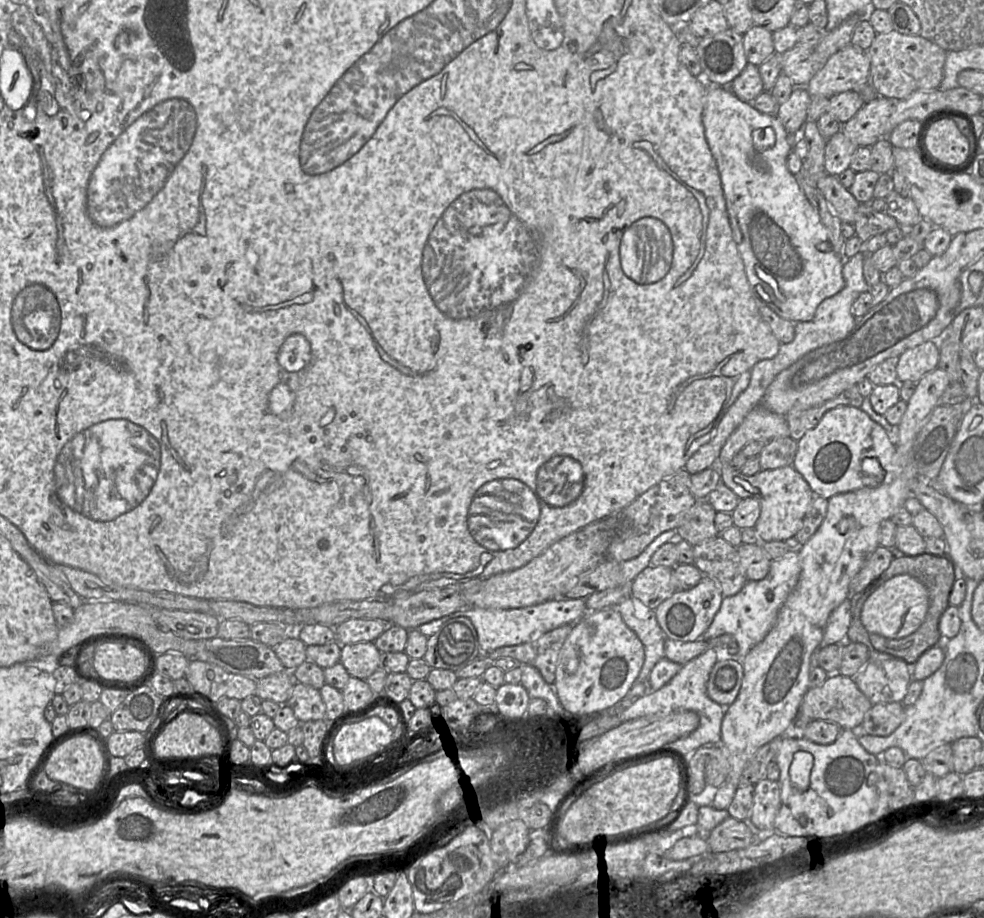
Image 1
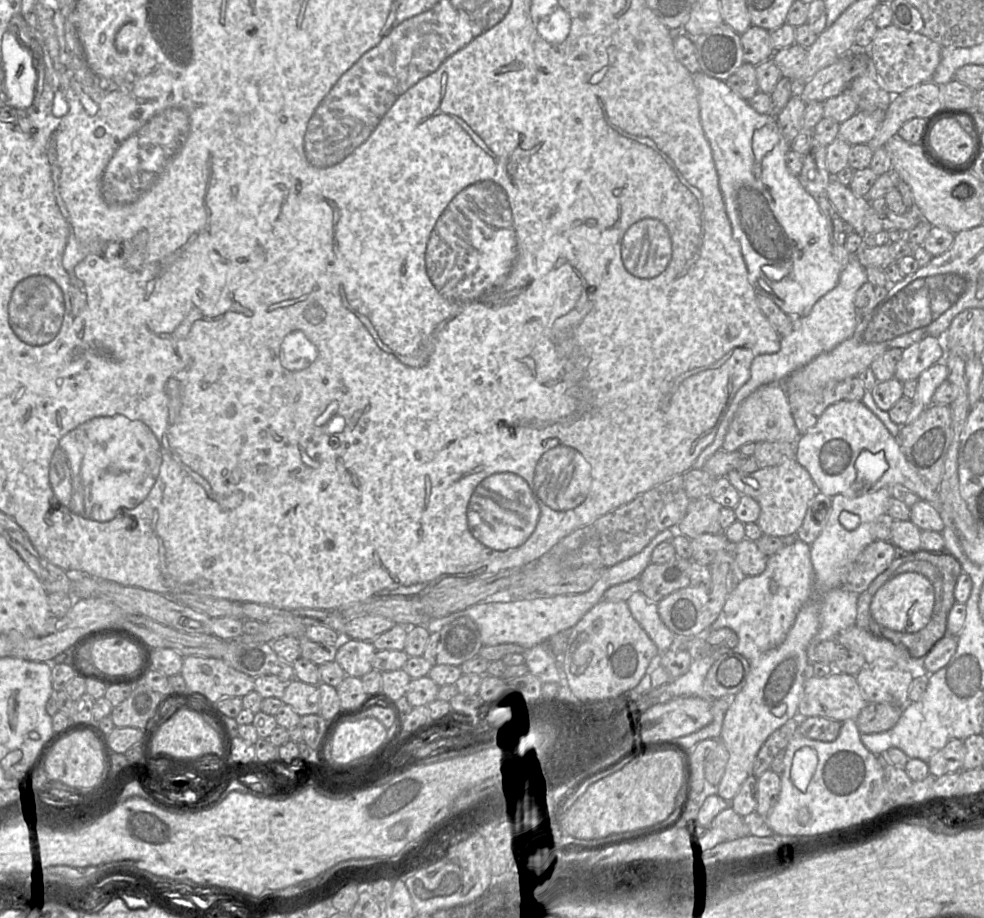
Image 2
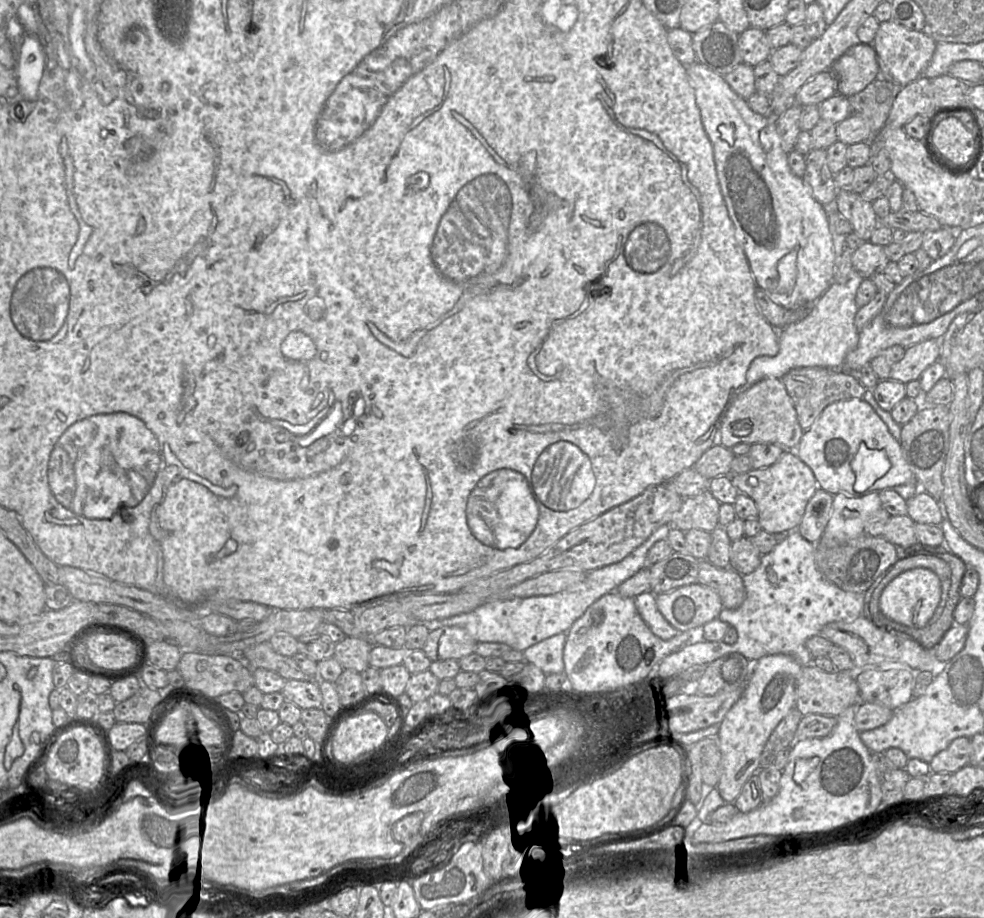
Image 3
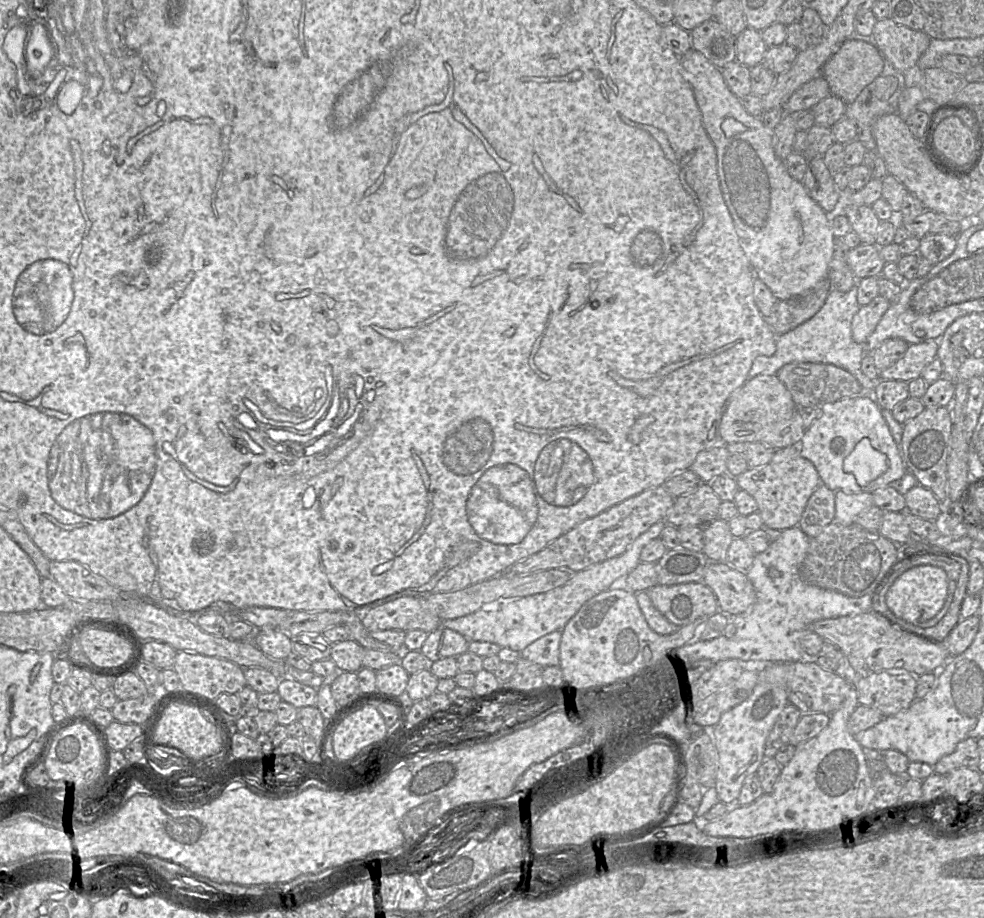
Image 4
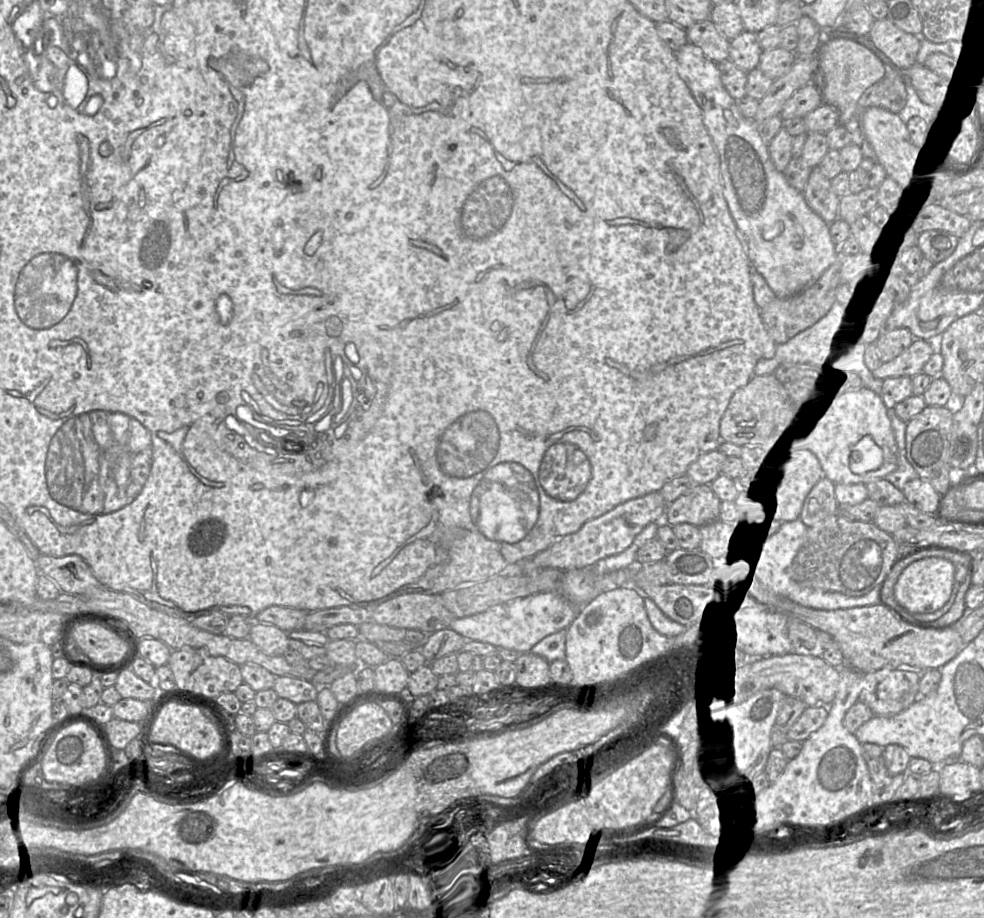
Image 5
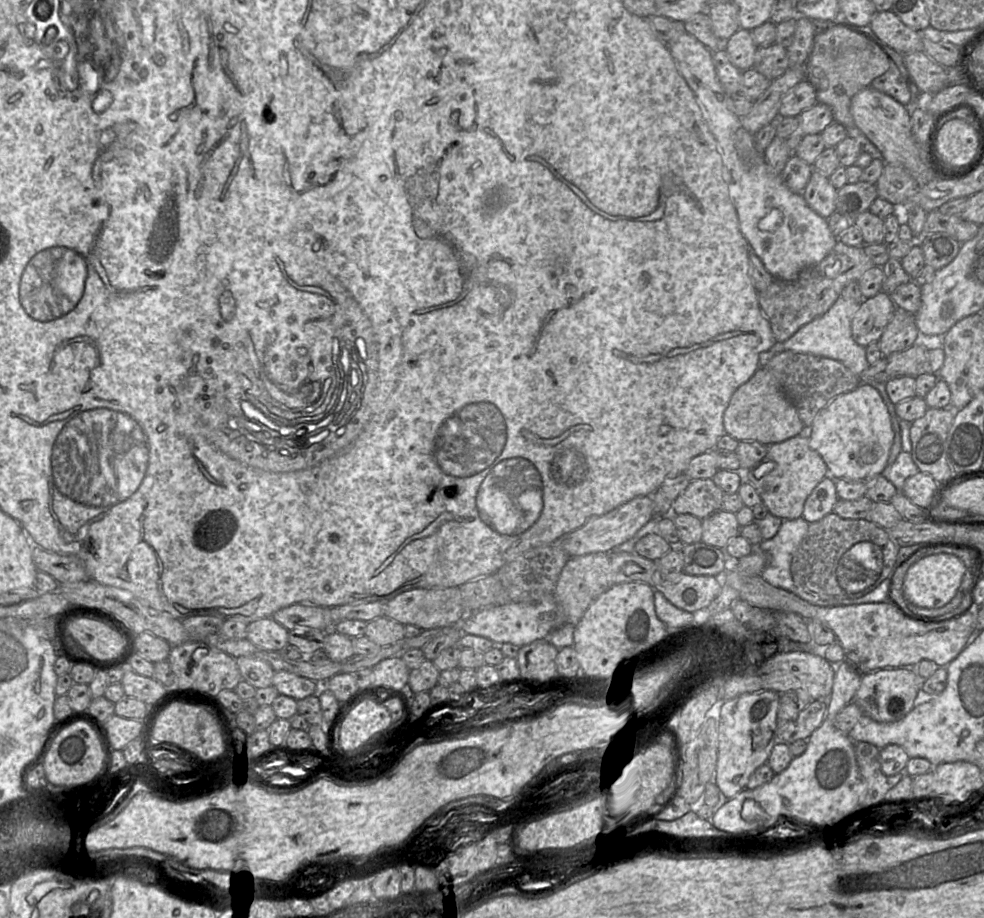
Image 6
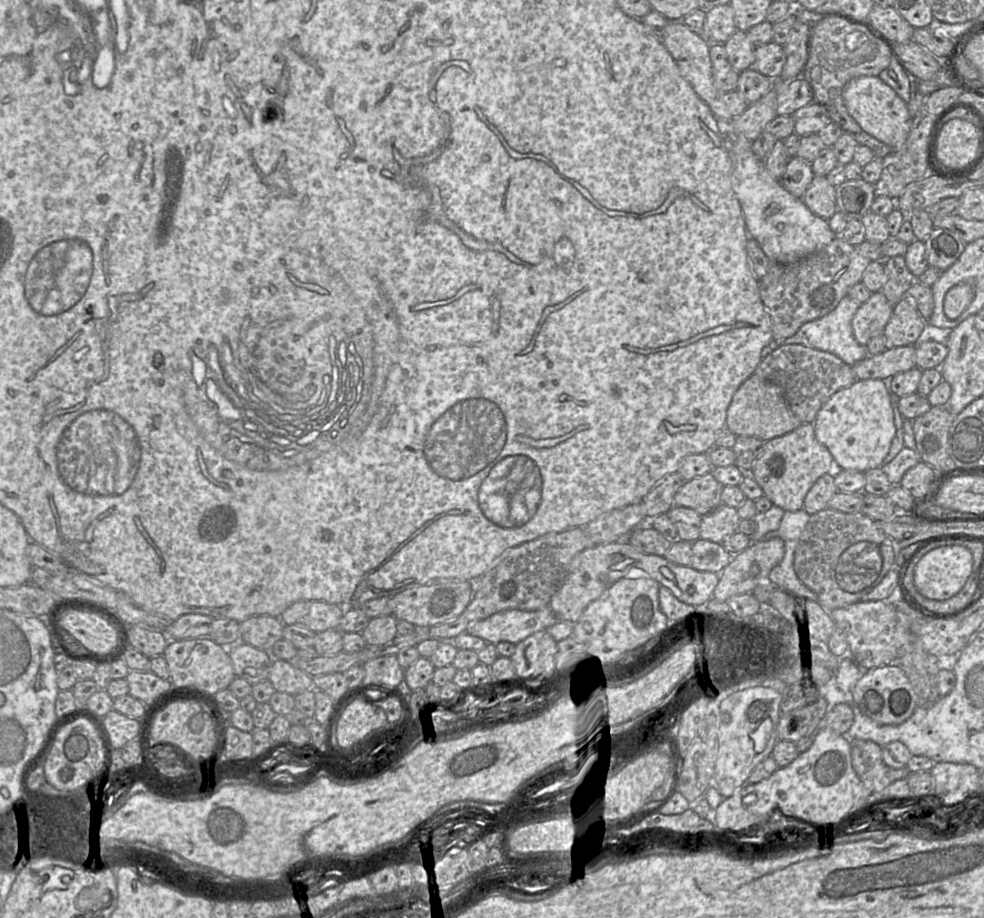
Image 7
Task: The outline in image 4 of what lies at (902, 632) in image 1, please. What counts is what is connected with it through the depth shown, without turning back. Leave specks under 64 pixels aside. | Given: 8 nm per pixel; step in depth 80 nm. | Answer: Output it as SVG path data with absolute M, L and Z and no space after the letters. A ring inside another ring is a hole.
M919 565L899 576L886 593L886 604L891 612L906 622L917 625L933 618L943 607L948 593L946 572L939 567Z

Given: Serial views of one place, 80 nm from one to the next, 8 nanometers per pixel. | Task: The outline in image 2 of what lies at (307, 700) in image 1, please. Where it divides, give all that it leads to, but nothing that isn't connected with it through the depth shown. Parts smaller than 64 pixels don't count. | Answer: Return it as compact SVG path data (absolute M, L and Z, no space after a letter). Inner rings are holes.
M292 679L287 682L283 704L289 705L300 717L320 714L320 694L317 685Z

